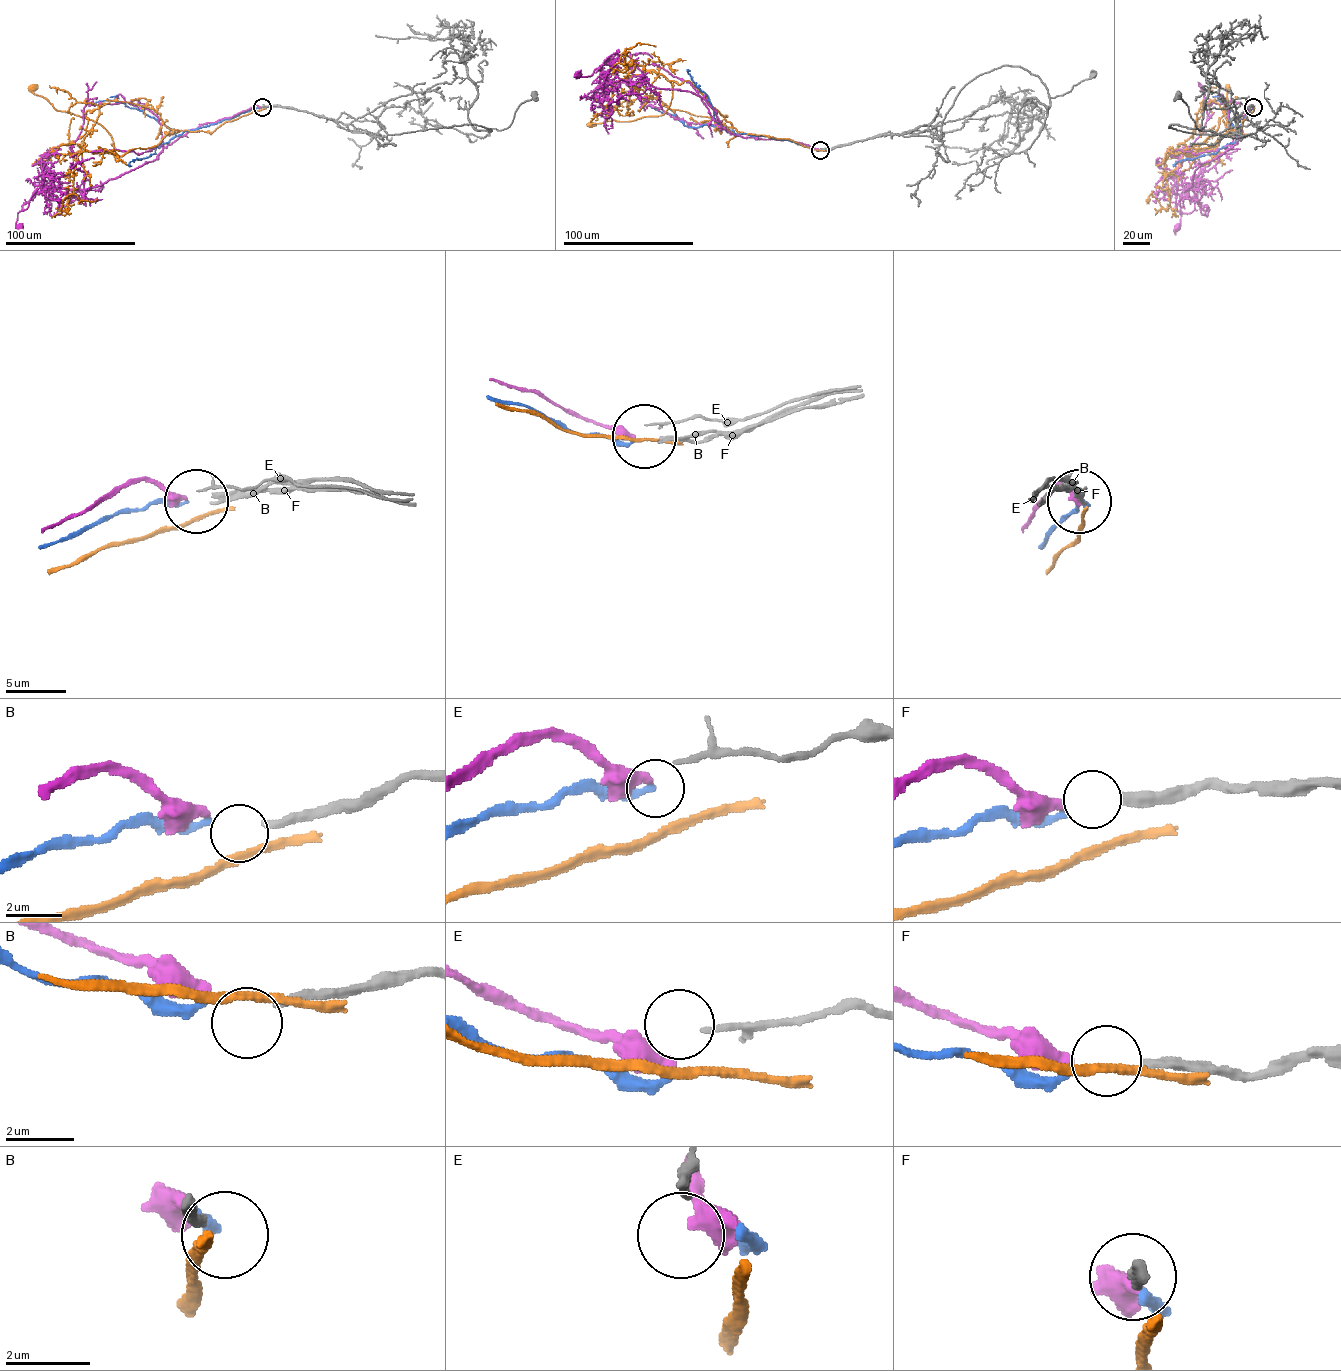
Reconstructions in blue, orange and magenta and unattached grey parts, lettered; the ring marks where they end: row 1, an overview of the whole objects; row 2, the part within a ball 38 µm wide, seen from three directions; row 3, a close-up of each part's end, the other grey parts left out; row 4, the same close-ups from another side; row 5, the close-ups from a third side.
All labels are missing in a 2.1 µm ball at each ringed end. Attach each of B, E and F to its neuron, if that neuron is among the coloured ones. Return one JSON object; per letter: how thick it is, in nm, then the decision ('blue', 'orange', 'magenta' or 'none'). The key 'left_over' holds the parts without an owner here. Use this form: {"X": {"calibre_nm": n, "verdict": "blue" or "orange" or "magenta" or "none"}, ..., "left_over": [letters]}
{"B": {"calibre_nm": 240, "verdict": "none"}, "E": {"calibre_nm": 160, "verdict": "none"}, "F": {"calibre_nm": 320, "verdict": "magenta"}, "left_over": ["B", "E"]}

